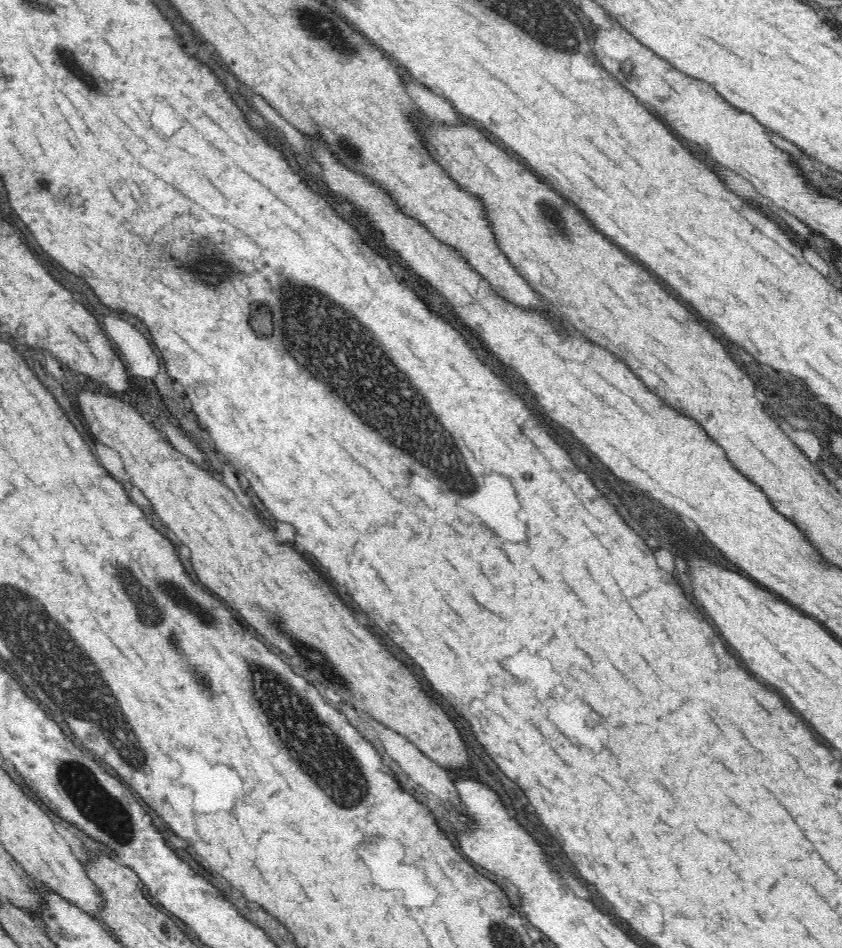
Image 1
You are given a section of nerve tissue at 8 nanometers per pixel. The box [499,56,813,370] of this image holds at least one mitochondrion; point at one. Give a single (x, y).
(548, 212)

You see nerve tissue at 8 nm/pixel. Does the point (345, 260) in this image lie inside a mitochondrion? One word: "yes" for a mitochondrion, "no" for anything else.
no

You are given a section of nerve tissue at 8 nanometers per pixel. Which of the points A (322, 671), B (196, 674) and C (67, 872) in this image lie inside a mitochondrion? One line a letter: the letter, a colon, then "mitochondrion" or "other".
A: mitochondrion
B: mitochondrion
C: other

